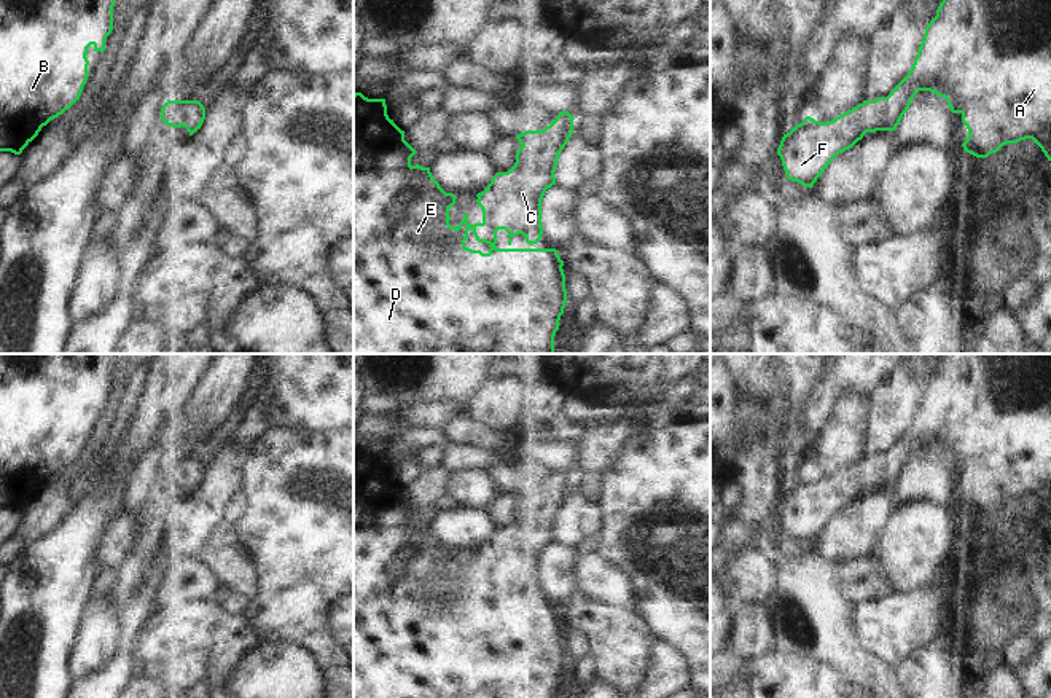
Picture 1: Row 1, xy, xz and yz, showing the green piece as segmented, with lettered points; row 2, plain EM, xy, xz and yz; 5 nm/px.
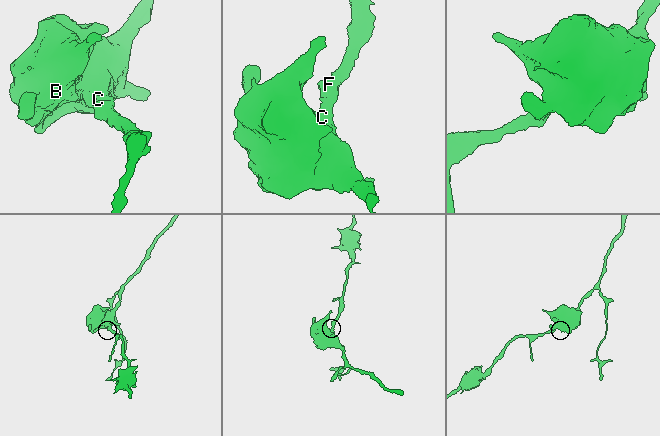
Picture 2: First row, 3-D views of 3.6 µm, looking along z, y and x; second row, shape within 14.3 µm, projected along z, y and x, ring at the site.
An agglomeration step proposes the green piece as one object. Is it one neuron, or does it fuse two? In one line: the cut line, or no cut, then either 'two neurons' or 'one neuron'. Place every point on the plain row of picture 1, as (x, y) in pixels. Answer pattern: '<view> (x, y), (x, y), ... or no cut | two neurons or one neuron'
no cut | one neuron

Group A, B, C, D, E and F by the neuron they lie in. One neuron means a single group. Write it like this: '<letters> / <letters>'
A B C D E F

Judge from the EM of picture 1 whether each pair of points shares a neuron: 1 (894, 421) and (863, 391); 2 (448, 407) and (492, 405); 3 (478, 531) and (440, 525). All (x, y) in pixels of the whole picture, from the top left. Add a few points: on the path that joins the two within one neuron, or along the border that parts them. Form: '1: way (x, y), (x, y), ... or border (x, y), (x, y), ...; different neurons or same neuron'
1: border (897, 370), (870, 400); different neurons
2: border (467, 403), (464, 411); different neurons
3: way (468, 529), (449, 526); same neuron

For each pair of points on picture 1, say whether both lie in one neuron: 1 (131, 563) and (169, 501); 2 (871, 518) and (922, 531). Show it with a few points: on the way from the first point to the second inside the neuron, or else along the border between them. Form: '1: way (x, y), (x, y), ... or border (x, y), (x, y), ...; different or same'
1: way (145, 547), (148, 521), (153, 517); same
2: border (886, 523), (870, 555); different

